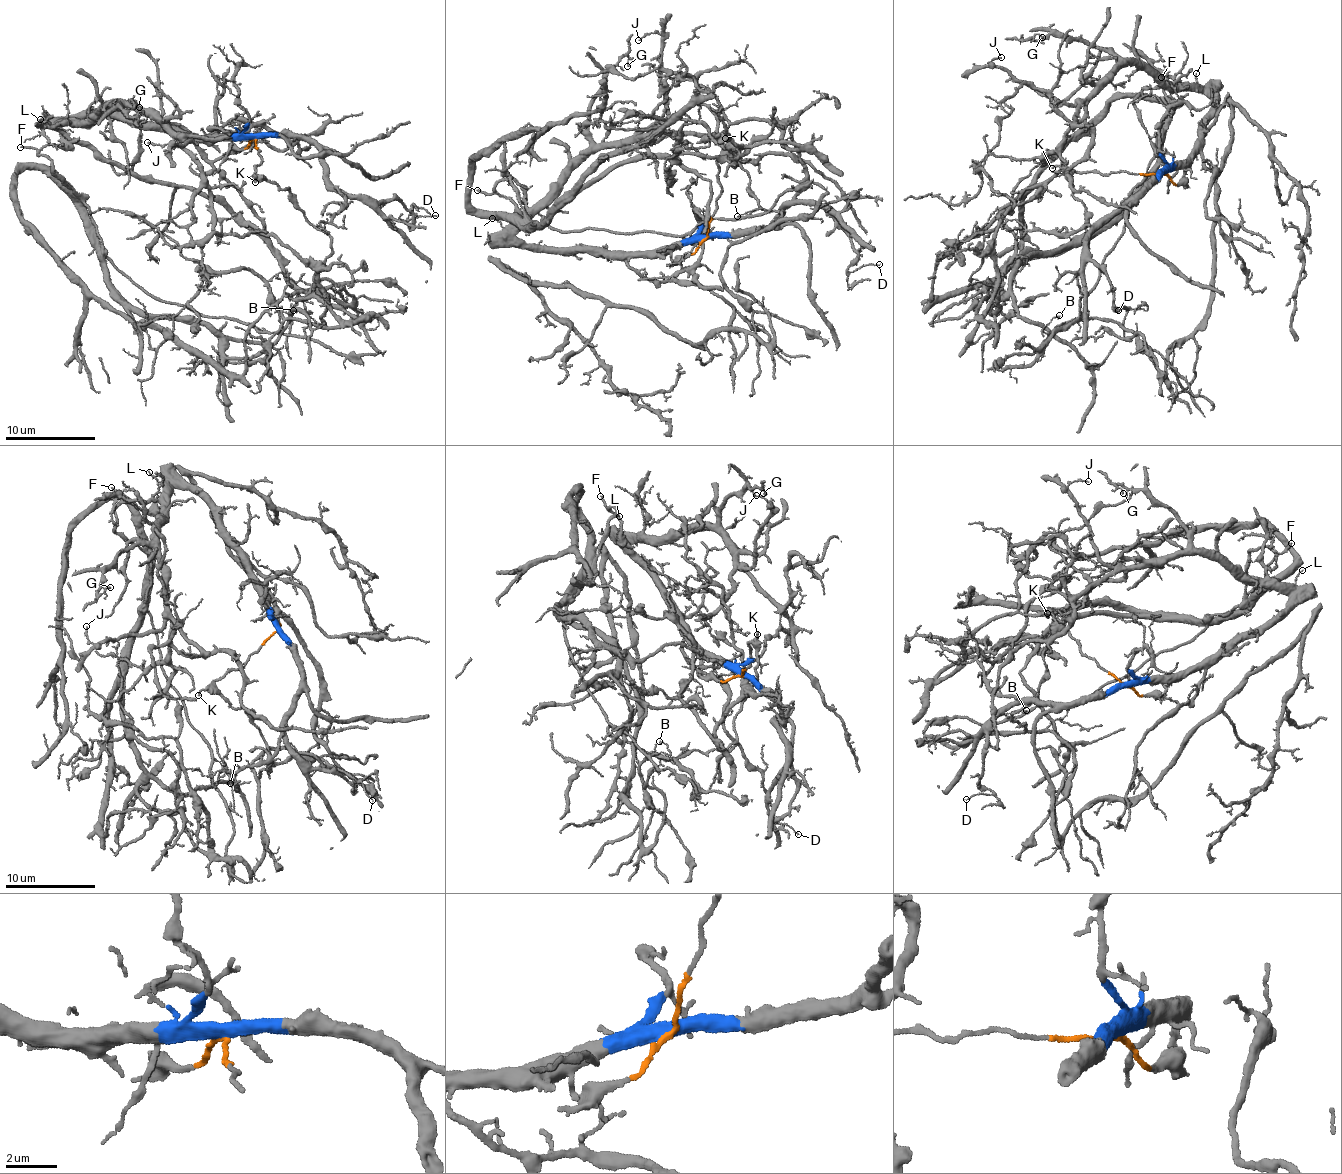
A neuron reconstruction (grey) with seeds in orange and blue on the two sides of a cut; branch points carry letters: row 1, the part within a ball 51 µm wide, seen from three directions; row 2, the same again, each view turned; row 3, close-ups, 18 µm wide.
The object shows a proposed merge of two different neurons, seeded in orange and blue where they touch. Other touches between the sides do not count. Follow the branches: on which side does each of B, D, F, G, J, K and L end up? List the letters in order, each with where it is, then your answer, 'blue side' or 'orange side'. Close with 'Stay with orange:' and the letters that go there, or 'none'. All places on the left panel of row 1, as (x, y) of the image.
B: (293, 310) | orange side
D: (435, 215) | blue side
F: (20, 147) | orange side
G: (139, 107) | blue side
J: (147, 142) | blue side
K: (255, 182) | orange side
L: (40, 119) | blue side
Stay with orange: B, F, K

